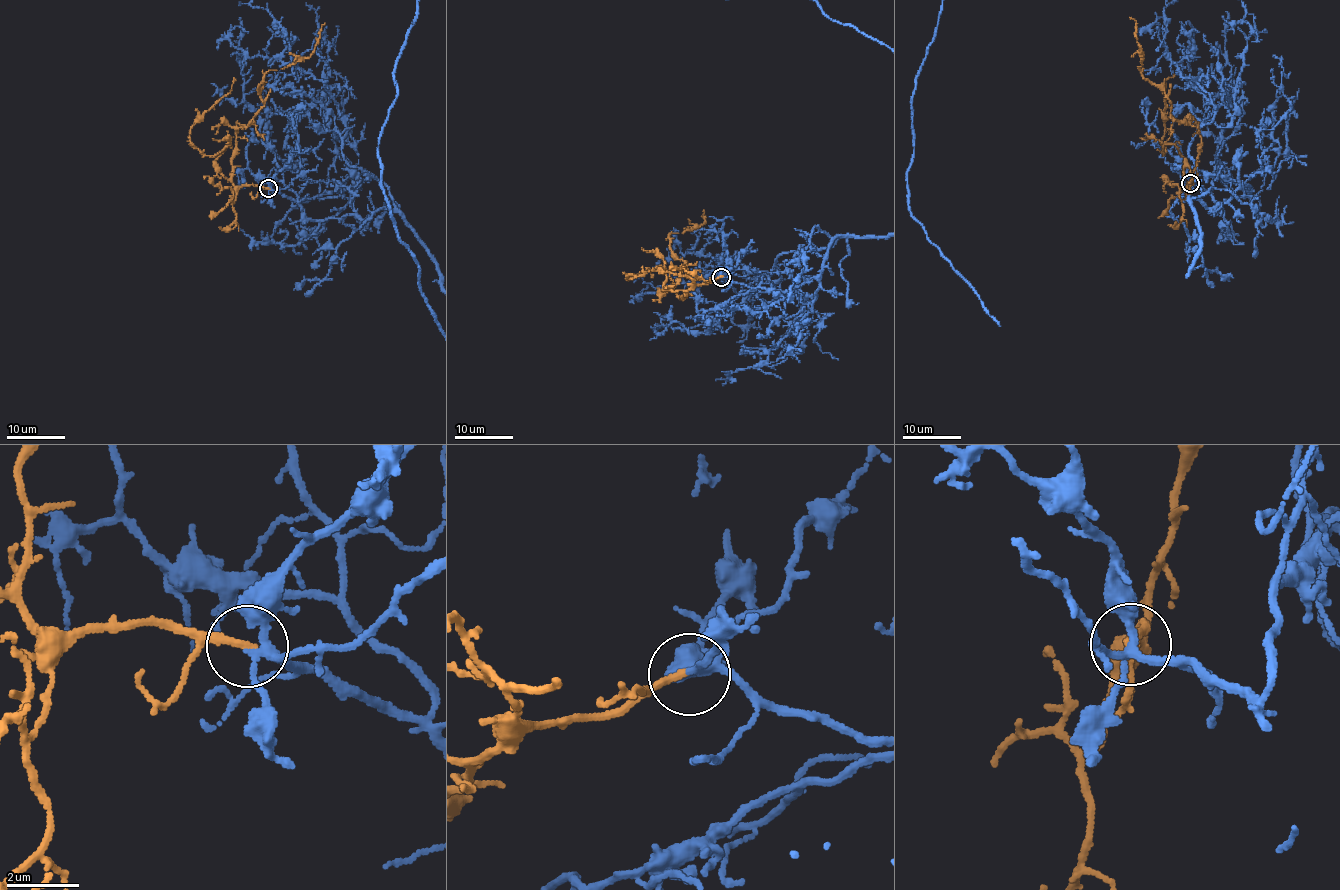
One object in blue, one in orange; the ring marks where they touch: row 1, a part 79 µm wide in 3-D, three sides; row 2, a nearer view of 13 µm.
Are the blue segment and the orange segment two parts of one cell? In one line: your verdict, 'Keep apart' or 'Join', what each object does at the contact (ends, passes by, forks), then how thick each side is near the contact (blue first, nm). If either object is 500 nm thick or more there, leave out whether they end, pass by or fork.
Join. At the ring blue forks. At the ring orange ends. Thickness 180 nm (blue) against 200 nm

